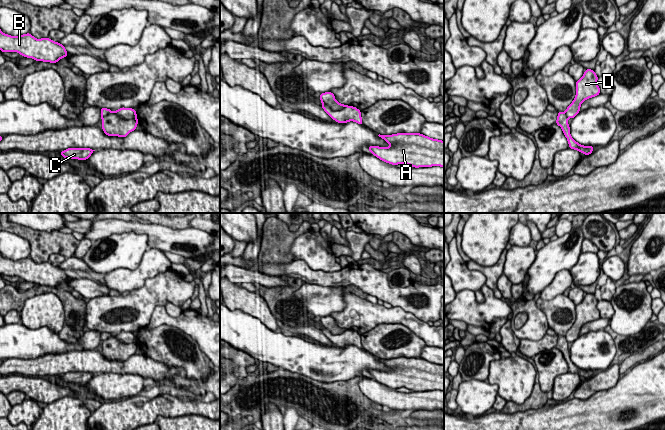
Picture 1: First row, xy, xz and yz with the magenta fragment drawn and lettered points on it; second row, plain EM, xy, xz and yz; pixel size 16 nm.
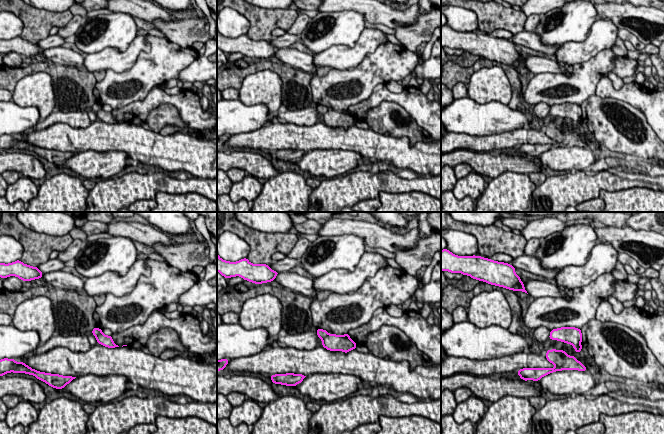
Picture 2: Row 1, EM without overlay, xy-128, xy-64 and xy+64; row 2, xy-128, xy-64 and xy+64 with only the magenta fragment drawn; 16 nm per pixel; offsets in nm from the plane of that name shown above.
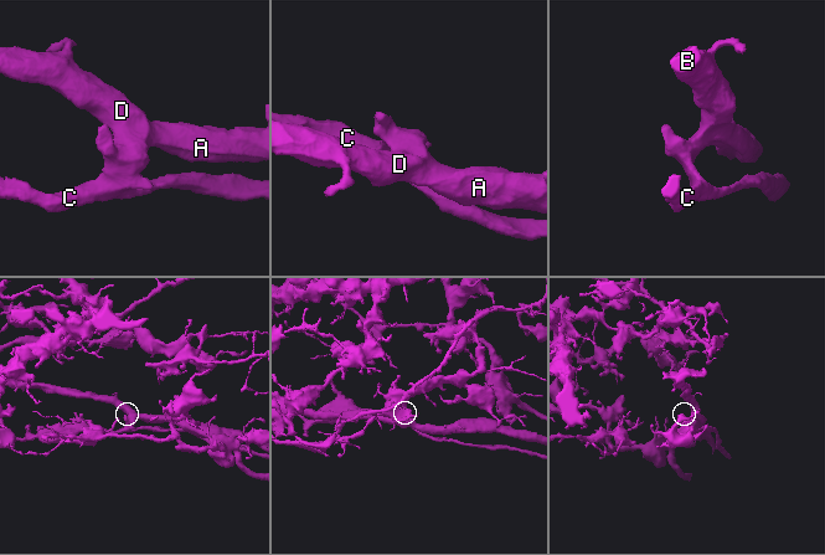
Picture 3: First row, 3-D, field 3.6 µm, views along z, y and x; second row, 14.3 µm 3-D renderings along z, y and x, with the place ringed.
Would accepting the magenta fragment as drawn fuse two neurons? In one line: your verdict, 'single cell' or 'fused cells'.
fused cells

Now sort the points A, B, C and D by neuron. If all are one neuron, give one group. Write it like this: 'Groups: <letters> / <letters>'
Groups: A B D / C

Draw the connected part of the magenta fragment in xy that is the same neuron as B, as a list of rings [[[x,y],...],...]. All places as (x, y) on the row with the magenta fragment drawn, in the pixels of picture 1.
[[[0,29],[0,50],[18,52],[36,61],[56,63],[68,55],[65,46],[49,38],[36,39],[30,33],[17,37],[4,34]]]

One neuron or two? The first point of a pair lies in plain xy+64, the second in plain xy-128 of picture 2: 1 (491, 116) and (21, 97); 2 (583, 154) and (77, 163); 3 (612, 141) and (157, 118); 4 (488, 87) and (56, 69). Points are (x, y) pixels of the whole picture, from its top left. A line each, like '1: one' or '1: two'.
1: two
2: one
3: one
4: two

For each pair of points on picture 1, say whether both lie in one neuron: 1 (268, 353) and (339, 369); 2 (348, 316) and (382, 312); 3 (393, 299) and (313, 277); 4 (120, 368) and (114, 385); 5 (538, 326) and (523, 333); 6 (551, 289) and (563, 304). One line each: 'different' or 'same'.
1: same
2: same
3: same
4: different
5: same
6: different

